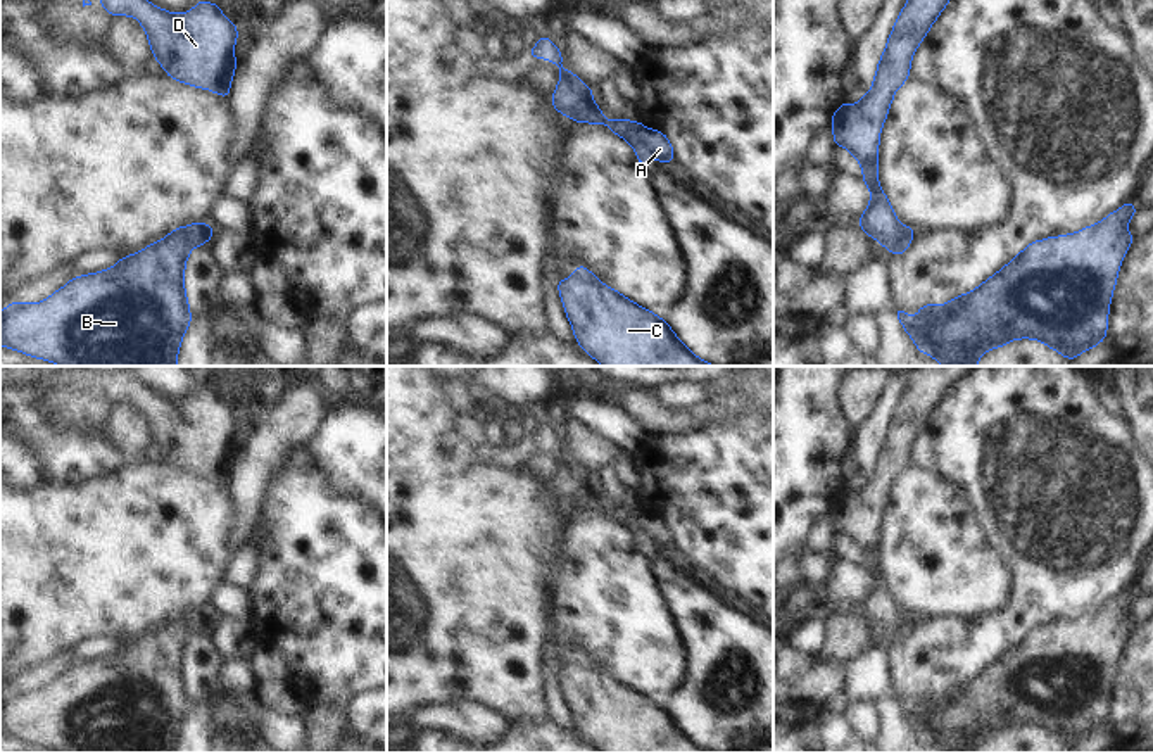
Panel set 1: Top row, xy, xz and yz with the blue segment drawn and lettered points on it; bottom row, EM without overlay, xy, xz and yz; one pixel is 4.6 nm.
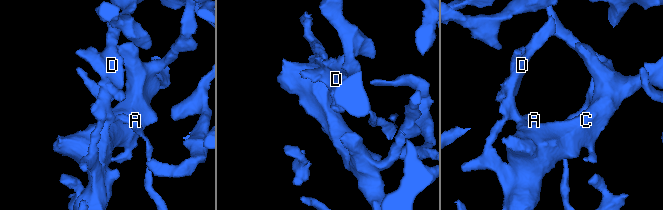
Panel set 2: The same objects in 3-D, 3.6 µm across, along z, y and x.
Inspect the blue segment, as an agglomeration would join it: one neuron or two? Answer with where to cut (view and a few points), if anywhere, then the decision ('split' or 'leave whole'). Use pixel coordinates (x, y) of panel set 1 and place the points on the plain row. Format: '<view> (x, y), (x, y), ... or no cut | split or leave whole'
xz (591, 482), (584, 484), (567, 501) | split

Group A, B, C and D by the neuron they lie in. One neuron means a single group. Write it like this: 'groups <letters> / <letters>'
groups A / B C D

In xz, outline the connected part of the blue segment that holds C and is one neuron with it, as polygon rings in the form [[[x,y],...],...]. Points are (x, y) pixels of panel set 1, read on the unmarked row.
[[[583,651],[558,677],[578,732],[602,753],[716,753],[684,732],[666,706],[606,674]]]

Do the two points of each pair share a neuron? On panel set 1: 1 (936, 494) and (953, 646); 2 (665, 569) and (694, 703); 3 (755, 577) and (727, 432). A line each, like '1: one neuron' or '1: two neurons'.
1: two neurons
2: one neuron
3: one neuron

